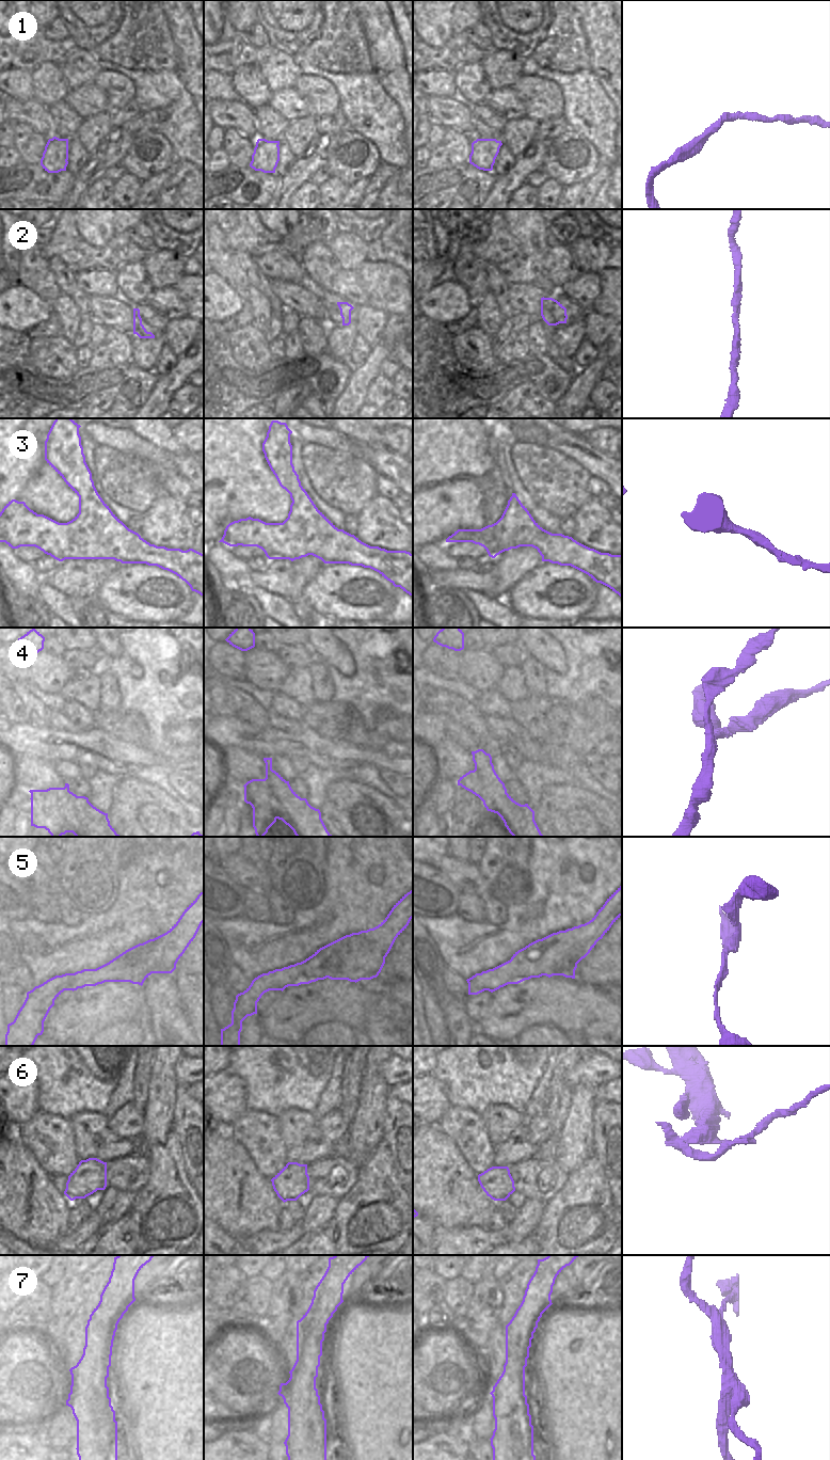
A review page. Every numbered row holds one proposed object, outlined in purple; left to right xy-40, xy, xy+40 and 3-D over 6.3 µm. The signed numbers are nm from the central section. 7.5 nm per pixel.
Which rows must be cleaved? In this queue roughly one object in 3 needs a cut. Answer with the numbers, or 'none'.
1, 4, 5, 6, 7

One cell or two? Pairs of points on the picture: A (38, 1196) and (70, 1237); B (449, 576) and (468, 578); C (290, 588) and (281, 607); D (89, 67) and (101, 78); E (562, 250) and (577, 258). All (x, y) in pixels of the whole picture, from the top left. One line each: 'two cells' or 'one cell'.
A: two cells
B: one cell
C: two cells
D: two cells
E: one cell

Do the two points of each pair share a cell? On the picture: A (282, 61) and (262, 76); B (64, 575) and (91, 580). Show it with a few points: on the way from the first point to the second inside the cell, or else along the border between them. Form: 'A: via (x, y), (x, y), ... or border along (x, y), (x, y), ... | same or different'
A: border along (267, 65), (271, 72), (271, 79), (275, 91) | different
B: via (70, 576), (84, 577) | same

